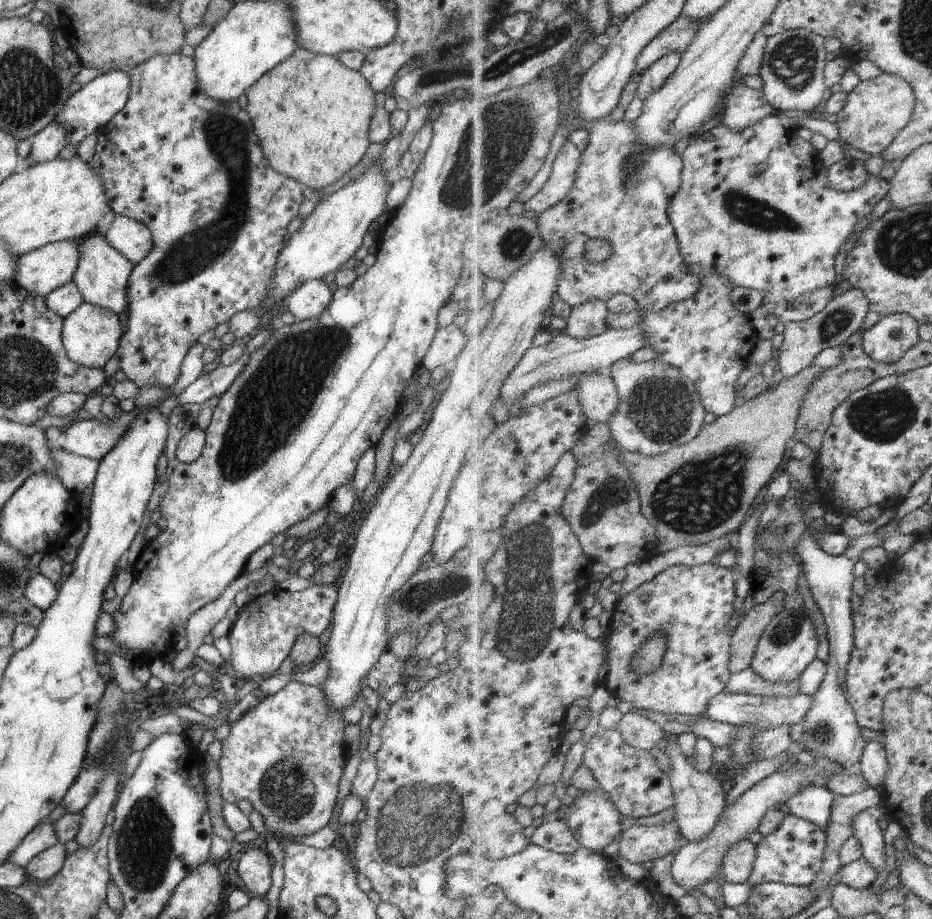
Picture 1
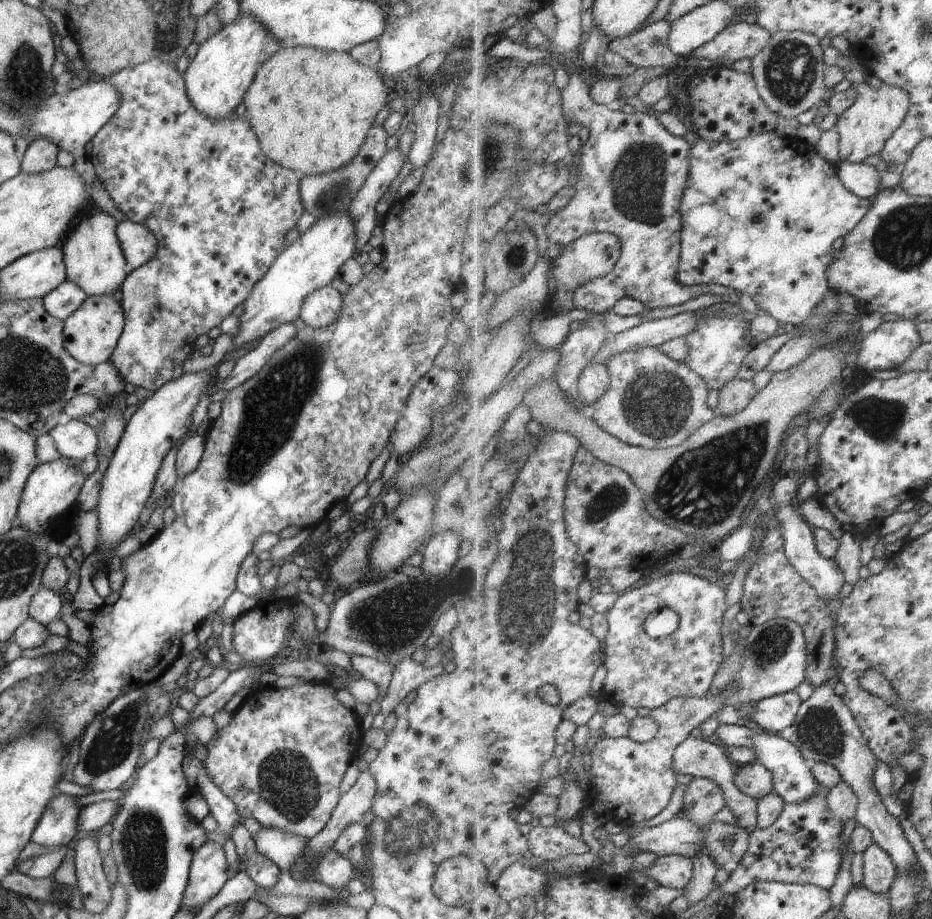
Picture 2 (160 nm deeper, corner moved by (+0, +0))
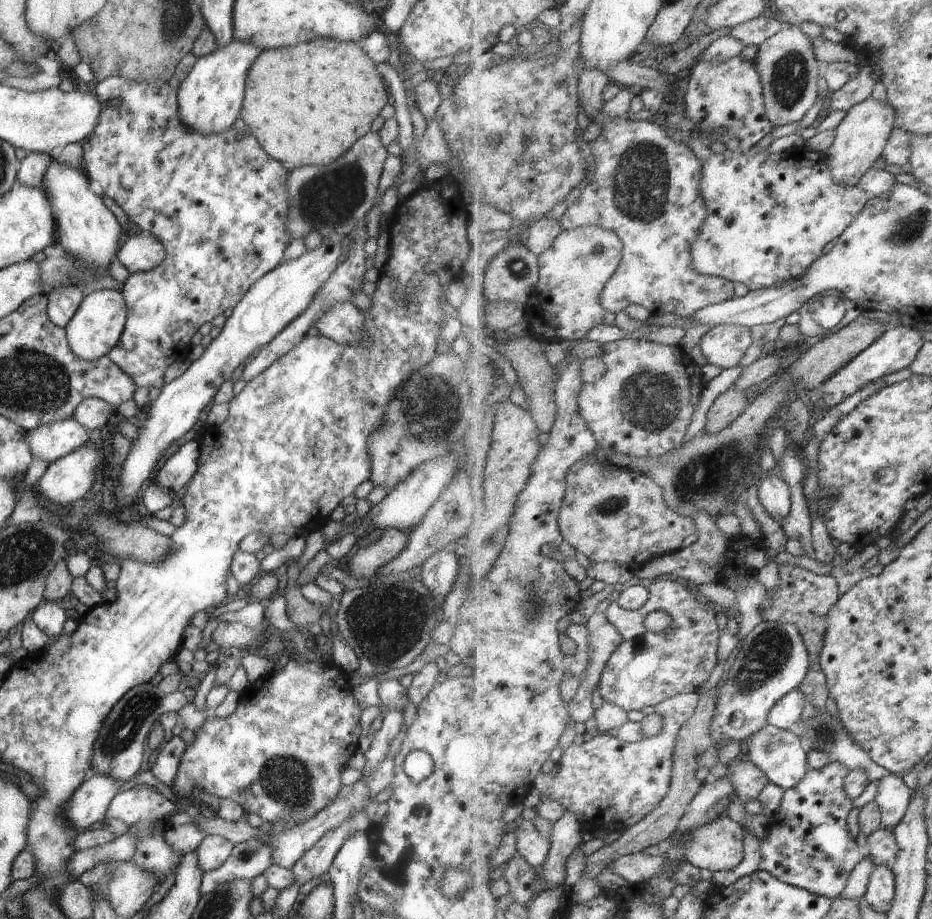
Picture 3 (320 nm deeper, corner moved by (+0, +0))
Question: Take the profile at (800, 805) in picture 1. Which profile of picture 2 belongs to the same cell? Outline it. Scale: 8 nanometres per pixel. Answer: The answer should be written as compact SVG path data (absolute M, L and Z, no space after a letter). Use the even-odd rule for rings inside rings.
M720 723L715 739L727 750L731 747L745 747L755 751L757 760L768 768L774 778L774 791L783 798L786 804L796 803L811 798L821 786L813 774L810 762L803 756L801 750L791 741L779 735L757 731L744 725L726 725Z

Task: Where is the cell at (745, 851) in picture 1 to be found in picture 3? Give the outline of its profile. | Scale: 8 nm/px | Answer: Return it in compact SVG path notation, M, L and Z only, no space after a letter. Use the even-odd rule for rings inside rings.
M720 817L701 828L695 828L689 836L685 834L685 854L686 860L697 866L699 869L707 869L713 874L719 872L729 872L741 865L744 858L745 834L741 825L727 818Z

